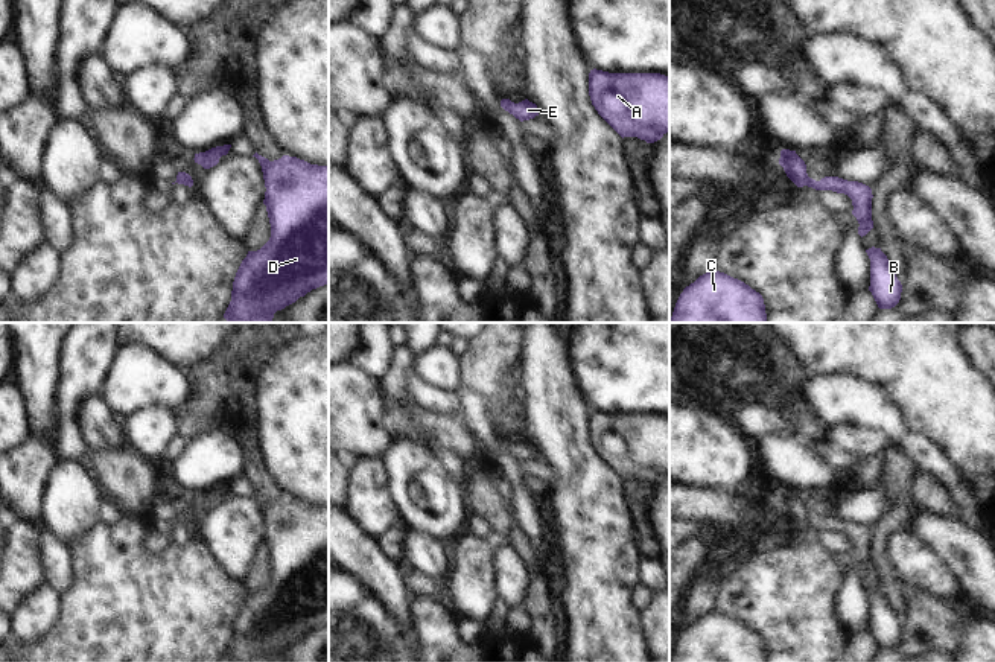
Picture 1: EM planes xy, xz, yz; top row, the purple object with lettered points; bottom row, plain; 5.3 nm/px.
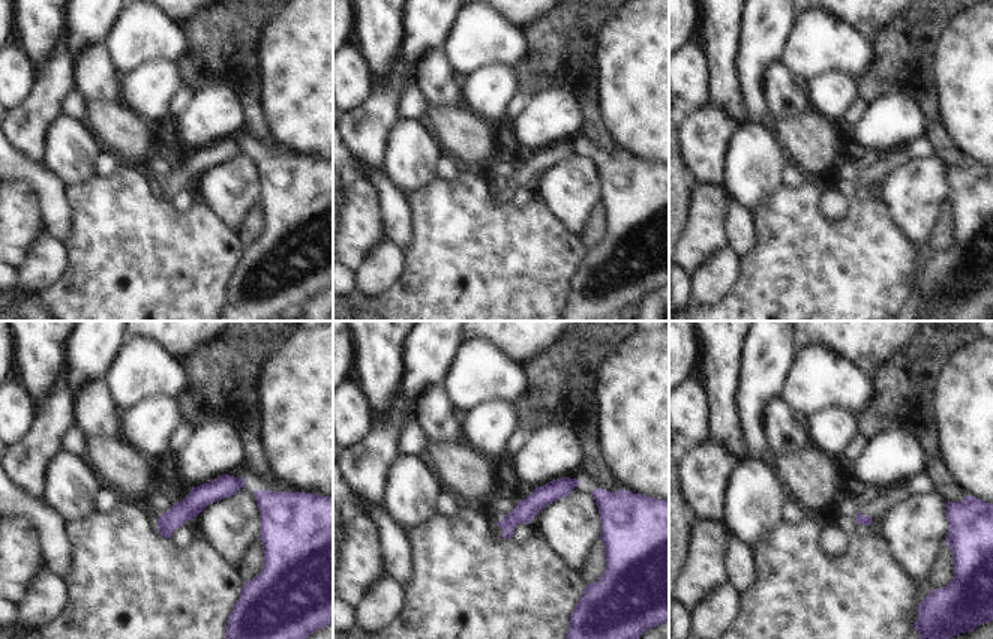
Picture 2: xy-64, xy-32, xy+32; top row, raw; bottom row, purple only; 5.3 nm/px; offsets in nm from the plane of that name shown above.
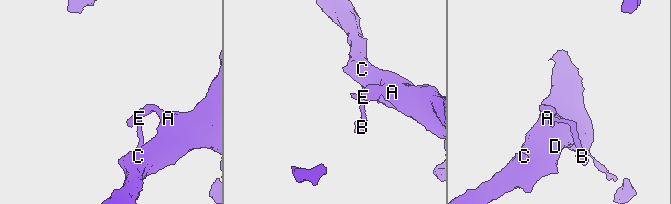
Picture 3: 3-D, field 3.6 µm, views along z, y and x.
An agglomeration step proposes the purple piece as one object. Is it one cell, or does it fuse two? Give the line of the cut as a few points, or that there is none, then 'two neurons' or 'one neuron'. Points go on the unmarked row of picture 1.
yz (808, 518), (805, 525) | two neurons

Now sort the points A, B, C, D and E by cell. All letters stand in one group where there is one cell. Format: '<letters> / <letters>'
A C D E / B

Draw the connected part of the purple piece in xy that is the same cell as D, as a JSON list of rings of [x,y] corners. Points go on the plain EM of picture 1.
[[[253,496],[259,501],[265,520],[265,540],[271,578],[257,592],[248,592],[242,601],[231,632],[231,642],[224,654],[227,662],[272,662],[277,651],[295,644],[312,630],[329,625],[329,507],[310,505],[297,498],[278,501]]]

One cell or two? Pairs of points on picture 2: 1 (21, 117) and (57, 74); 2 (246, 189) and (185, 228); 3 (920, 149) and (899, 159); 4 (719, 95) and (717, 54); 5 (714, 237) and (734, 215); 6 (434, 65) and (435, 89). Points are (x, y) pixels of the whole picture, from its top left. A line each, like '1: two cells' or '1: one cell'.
1: one cell
2: two cells
3: one cell
4: one cell
5: two cells
6: one cell

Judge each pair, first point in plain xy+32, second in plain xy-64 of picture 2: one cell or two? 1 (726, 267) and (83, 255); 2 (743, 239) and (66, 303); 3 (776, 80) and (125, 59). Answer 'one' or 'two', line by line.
1: two
2: two
3: two

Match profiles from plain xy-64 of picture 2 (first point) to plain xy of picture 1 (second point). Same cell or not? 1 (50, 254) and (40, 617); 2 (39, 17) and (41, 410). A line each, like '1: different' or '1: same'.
1: same
2: same

